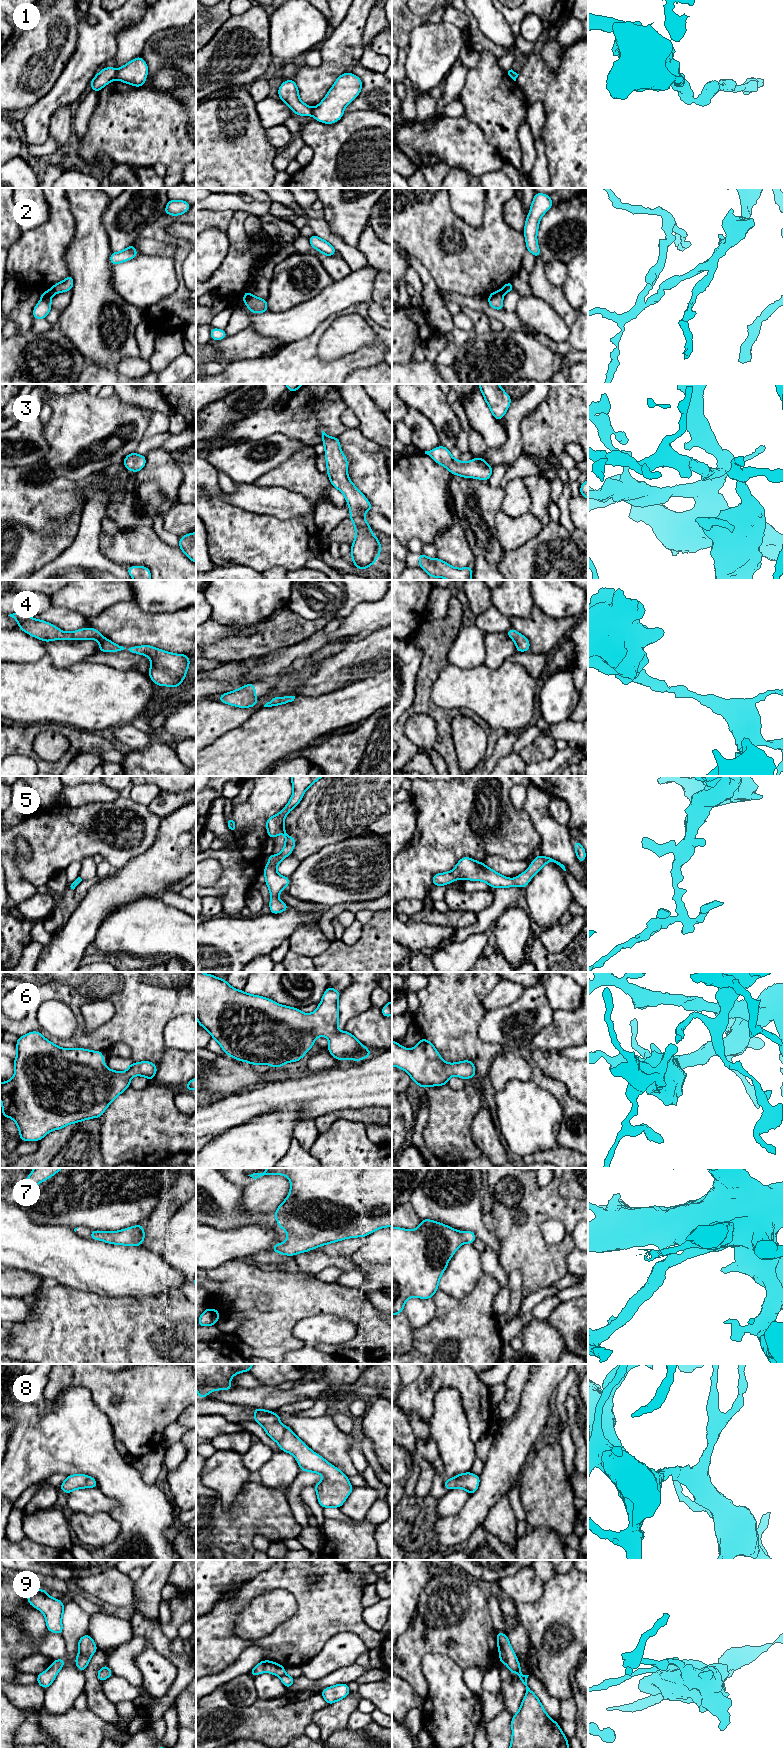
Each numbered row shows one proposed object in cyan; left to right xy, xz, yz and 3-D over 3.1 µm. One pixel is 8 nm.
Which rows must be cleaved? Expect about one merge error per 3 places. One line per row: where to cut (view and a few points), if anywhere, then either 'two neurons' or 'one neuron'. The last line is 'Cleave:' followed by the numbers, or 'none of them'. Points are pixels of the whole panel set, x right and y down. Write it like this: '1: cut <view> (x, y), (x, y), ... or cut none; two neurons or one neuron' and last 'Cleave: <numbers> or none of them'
1: cut xy (117, 70), (115, 78); two neurons
2: cut xy (47, 291), (53, 293); two neurons
3: cut none; one neuron
4: cut none; one neuron
5: cut none; one neuron
6: cut none; one neuron
7: cut none; one neuron
8: cut none; one neuron
9: cut none; one neuron
Cleave: 1, 2

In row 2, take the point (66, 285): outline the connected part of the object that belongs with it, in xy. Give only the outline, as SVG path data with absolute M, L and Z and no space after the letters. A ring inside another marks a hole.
M69 274L69 276L65 280L53 285L48 290L48 292L51 292L53 294L57 294L57 293L62 293L62 292L66 292L66 291L71 291L73 288L73 283L74 283L74 278L72 277L71 274Z

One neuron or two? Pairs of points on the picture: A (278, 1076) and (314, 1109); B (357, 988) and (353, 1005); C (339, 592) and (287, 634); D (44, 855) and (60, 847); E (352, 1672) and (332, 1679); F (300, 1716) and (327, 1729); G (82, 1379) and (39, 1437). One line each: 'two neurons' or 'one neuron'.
A: two neurons
B: one neuron
C: two neurons
D: one neuron
E: one neuron
F: two neurons
G: two neurons

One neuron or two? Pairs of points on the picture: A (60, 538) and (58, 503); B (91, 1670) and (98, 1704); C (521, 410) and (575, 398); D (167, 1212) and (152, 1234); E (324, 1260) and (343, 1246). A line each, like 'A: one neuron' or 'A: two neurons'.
A: two neurons
B: one neuron
C: two neurons
D: one neuron
E: two neurons

